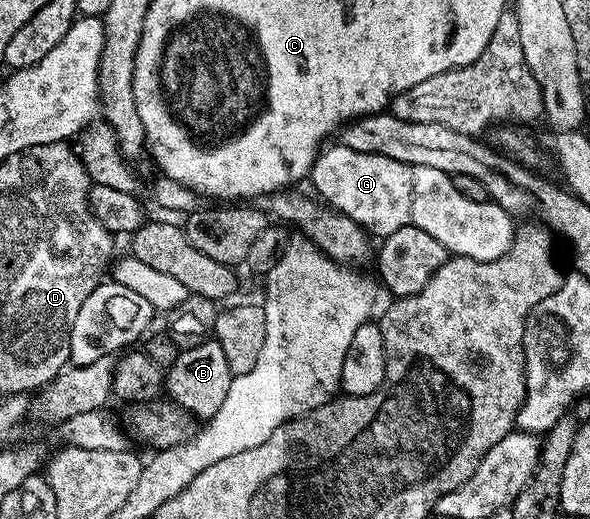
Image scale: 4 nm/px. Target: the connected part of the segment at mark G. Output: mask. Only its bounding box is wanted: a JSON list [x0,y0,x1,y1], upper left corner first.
[309,143,517,261]

